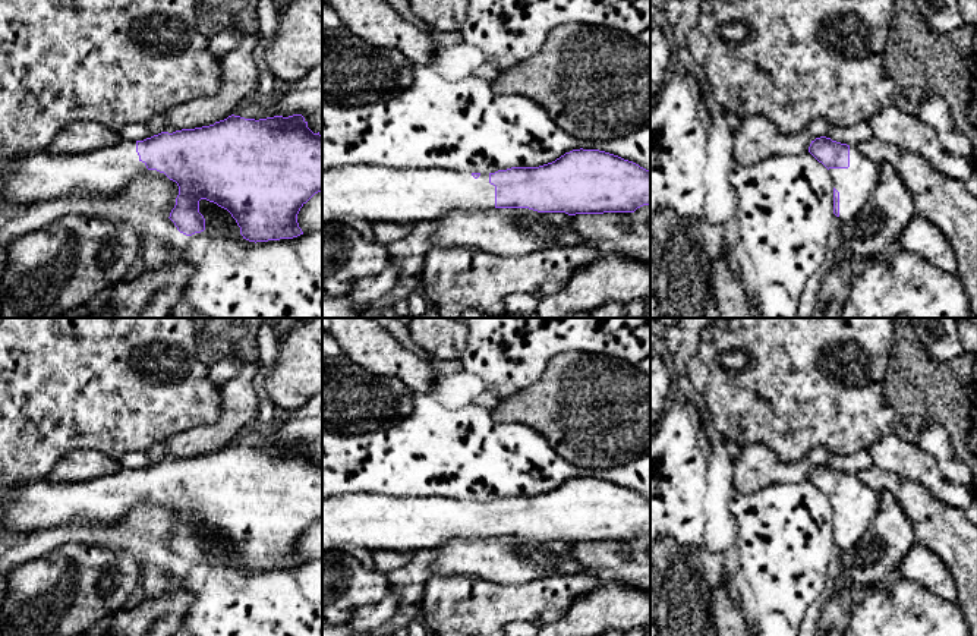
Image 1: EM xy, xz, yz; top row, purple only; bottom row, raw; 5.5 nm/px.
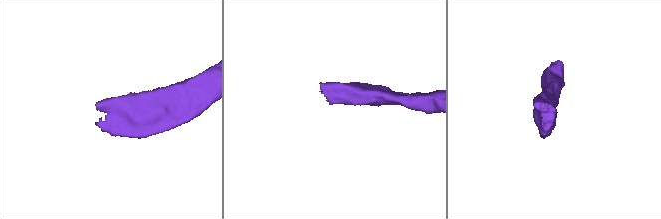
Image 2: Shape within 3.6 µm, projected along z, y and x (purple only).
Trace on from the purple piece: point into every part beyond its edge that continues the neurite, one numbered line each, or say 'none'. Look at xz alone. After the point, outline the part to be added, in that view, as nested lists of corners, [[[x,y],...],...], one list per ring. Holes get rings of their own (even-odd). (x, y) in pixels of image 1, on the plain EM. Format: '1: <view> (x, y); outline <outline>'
1: xz (374, 522); outline [[[349,494],[322,500],[322,551],[357,547],[368,551],[416,552],[422,548],[439,547],[448,539],[473,541],[491,536],[495,536],[495,514],[489,511],[489,501],[480,501],[475,507],[472,501],[437,495],[379,494]]]

